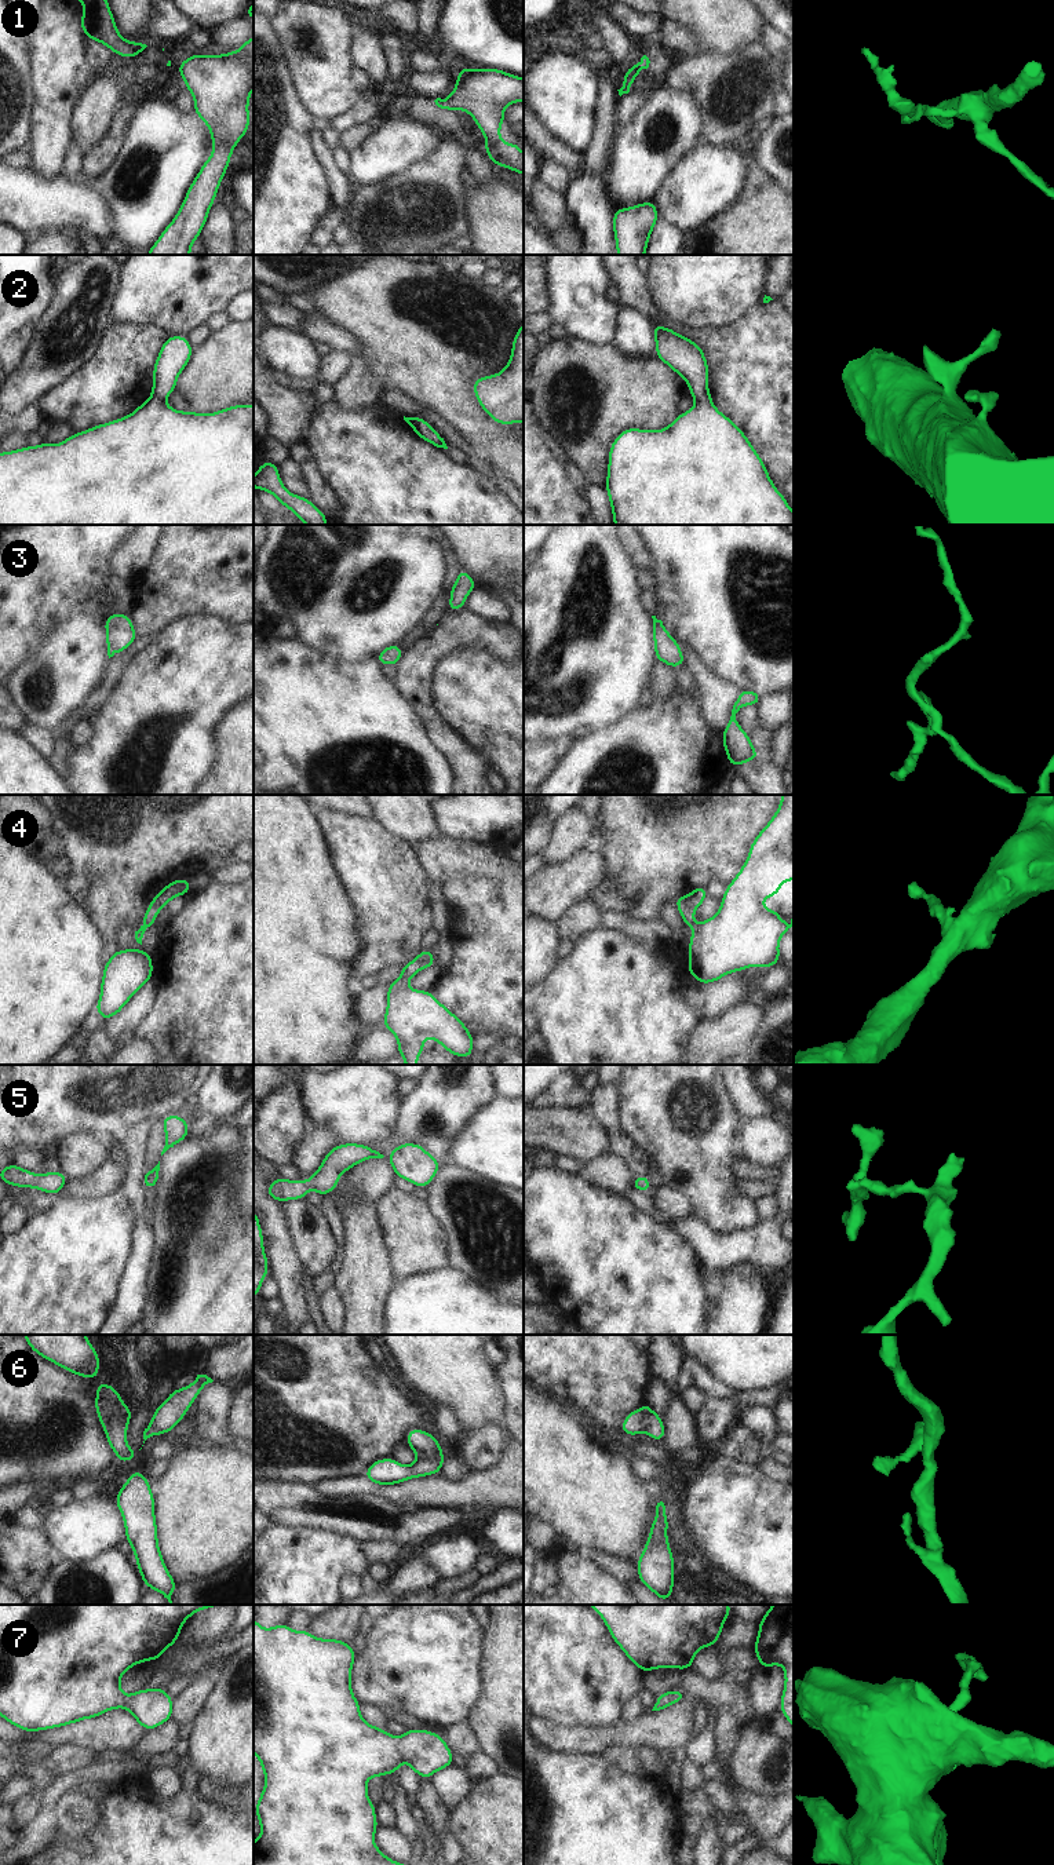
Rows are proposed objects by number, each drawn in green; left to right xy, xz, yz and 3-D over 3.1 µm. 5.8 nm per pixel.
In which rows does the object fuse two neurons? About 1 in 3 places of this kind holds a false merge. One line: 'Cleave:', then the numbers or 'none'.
Cleave: none

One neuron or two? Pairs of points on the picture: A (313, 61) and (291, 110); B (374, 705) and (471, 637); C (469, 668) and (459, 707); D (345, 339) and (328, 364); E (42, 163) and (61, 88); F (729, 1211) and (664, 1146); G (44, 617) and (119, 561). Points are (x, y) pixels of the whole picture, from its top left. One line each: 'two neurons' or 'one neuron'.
A: two neurons
B: two neurons
C: one neuron
D: two neurons
E: one neuron
F: one neuron
G: two neurons

